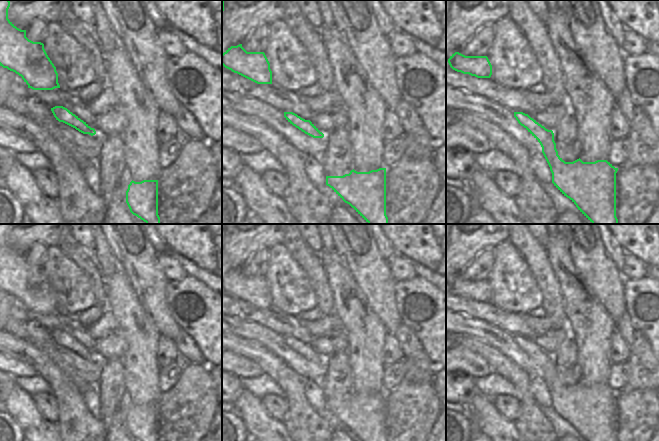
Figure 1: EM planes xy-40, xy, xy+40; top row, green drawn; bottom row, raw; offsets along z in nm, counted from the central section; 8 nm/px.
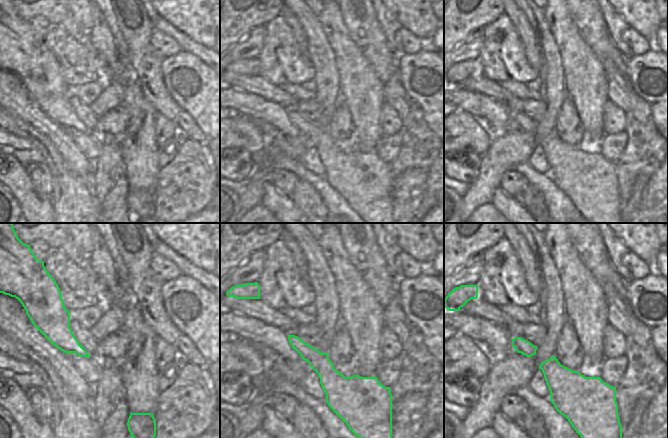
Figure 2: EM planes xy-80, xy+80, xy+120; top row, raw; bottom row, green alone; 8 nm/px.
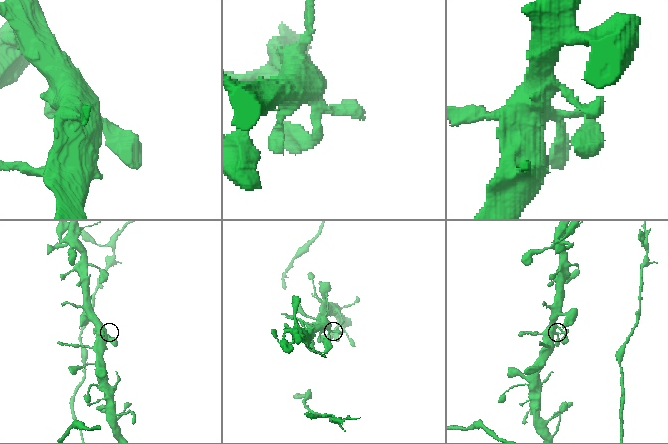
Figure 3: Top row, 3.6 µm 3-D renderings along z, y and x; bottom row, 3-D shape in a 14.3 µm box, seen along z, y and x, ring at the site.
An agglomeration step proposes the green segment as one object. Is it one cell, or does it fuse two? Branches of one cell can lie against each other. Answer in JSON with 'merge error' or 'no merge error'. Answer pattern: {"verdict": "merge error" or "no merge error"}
{"verdict": "no merge error"}

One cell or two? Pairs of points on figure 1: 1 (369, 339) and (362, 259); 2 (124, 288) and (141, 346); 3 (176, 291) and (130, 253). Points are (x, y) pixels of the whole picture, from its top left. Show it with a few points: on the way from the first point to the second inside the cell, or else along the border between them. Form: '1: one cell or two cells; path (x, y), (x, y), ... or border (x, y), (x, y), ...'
1: two cells; border (352, 276), (365, 297), (368, 306), (378, 316)
2: one cell; path (124, 302), (138, 332)
3: two cells; border (167, 282), (166, 302), (169, 307)

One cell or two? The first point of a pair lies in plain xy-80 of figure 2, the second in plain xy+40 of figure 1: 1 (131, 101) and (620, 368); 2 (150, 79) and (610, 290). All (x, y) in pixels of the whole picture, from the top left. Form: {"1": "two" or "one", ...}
{"1": "two", "2": "one"}

